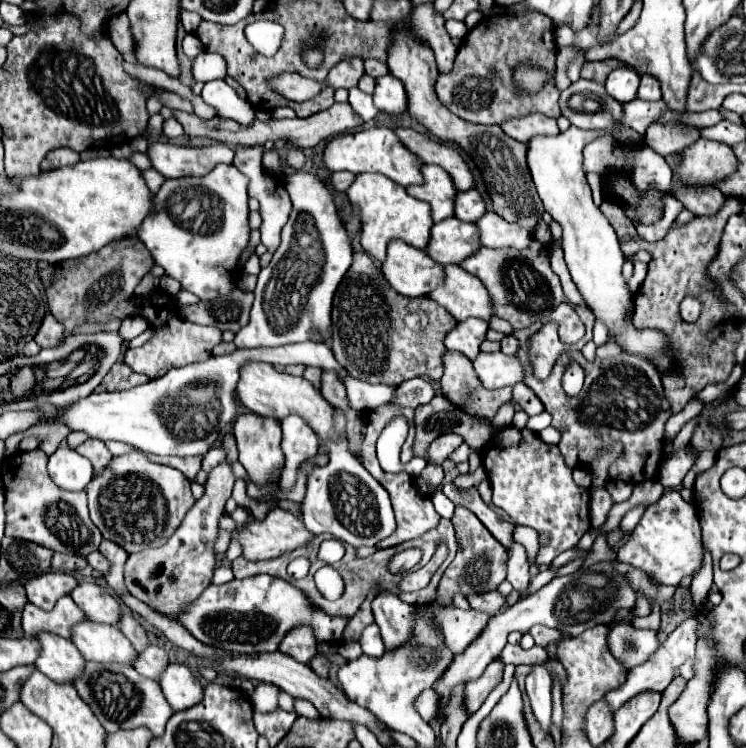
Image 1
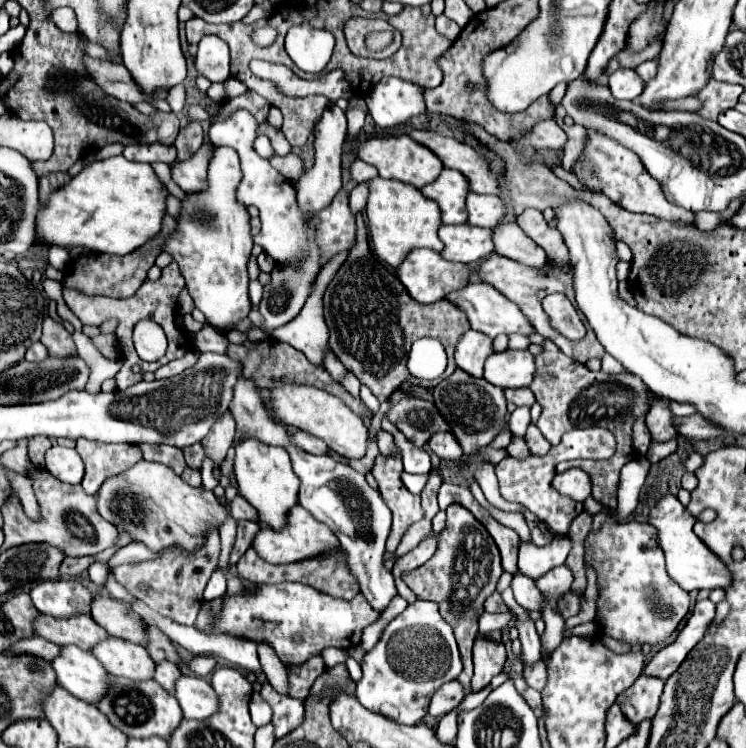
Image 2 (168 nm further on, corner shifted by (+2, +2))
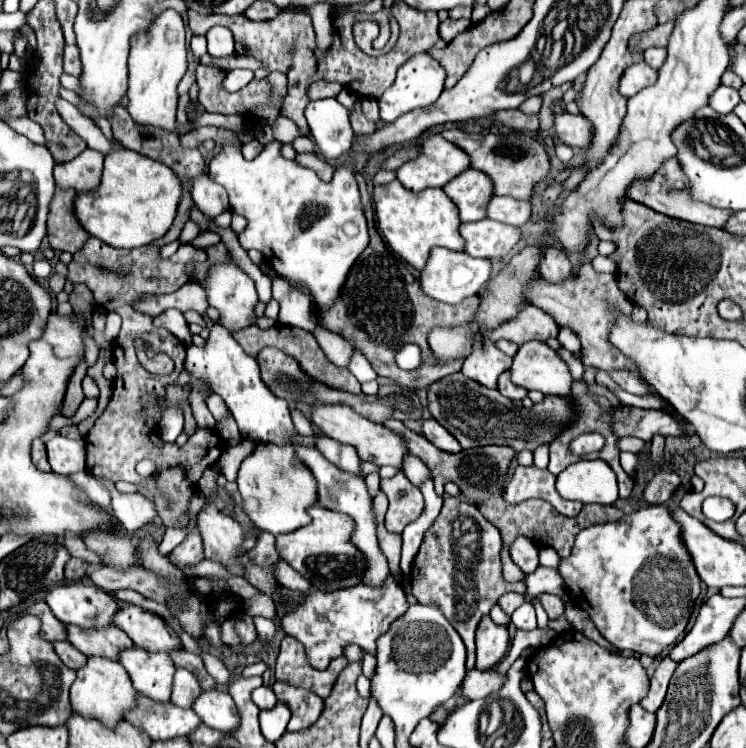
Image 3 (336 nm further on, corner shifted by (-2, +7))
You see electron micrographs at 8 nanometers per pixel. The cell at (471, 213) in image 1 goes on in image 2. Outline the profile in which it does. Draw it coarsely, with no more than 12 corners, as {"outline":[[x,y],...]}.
{"outline":[[468,193],[470,225],[492,229],[506,215],[496,195]]}

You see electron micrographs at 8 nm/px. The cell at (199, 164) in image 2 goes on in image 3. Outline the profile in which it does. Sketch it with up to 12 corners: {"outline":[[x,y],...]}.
{"outline":[[208,174],[194,180],[198,210],[216,218],[230,208],[226,190]]}

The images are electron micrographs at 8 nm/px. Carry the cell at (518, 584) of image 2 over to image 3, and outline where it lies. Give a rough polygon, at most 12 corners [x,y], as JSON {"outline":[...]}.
{"outline":[[540,594],[548,618],[564,614],[564,602],[554,594]]}

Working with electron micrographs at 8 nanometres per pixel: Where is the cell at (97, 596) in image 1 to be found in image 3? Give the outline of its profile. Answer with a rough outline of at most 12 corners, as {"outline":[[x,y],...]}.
{"outline":[[134,604],[114,624],[136,646],[170,654],[182,648],[164,618]]}

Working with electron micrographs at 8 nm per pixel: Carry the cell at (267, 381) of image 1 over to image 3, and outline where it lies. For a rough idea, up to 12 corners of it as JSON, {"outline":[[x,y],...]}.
{"outline":[[314,404],[314,426],[376,466],[402,468],[402,436],[348,406]]}

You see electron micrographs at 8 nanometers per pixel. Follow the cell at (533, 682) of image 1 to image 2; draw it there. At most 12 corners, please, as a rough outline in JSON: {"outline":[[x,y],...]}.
{"outline":[[516,621],[520,659],[532,667],[542,659],[534,621]]}

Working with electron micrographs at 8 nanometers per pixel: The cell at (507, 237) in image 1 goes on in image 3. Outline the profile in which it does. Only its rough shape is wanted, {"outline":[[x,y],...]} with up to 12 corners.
{"outline":[[546,248],[540,276],[552,284],[568,280],[574,266],[566,252]]}

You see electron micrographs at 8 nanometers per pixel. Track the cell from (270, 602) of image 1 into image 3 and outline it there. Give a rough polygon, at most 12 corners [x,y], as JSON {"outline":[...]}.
{"outline":[[358,584],[314,592],[282,614],[286,634],[324,670],[408,610],[404,590]]}

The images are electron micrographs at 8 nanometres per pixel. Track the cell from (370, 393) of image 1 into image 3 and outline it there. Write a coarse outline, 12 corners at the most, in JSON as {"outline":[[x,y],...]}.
{"outline":[[282,278],[272,280],[278,322],[316,328],[314,304]]}

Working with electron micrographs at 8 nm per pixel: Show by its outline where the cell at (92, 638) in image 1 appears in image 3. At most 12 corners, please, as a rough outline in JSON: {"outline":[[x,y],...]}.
{"outline":[[120,652],[138,694],[170,702],[176,666],[168,654]]}

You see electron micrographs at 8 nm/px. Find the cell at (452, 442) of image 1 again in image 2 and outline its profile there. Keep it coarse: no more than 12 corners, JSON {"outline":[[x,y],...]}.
{"outline":[[434,433],[428,447],[440,459],[460,459],[452,433]]}

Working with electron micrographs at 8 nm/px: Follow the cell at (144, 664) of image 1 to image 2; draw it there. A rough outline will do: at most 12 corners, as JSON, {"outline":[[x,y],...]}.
{"outline":[[158,661],[154,681],[174,693],[180,669],[172,661]]}

